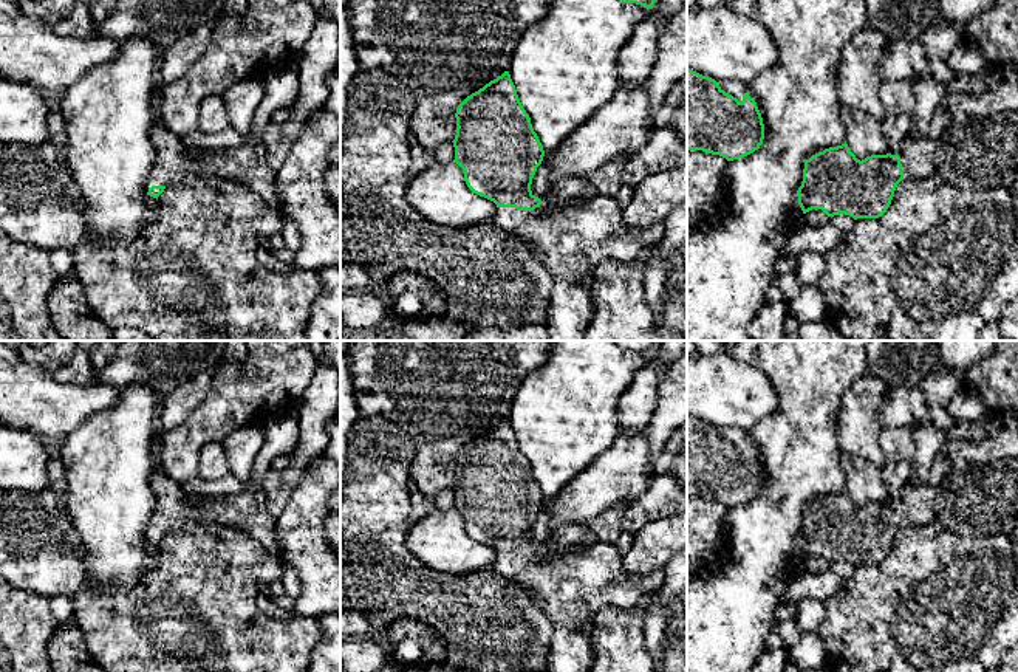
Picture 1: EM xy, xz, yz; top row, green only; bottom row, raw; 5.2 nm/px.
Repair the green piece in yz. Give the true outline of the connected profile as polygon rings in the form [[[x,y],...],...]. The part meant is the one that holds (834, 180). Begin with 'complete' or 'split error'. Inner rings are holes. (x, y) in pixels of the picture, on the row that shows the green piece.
split error; [[[904,138],[897,155],[871,155],[857,159],[848,144],[825,149],[804,161],[797,190],[803,214],[822,209],[828,217],[879,218],[891,204],[904,178],[934,175],[936,141]]]

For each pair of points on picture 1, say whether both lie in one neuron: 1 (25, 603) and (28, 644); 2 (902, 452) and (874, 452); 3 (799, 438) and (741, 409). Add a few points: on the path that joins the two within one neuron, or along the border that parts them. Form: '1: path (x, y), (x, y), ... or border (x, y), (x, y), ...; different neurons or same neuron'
1: path (25, 613), (25, 634); same neuron
2: border (884, 428), (879, 435), (882, 469); different neurons
3: border (772, 384), (777, 394), (777, 408), (748, 432); different neurons

